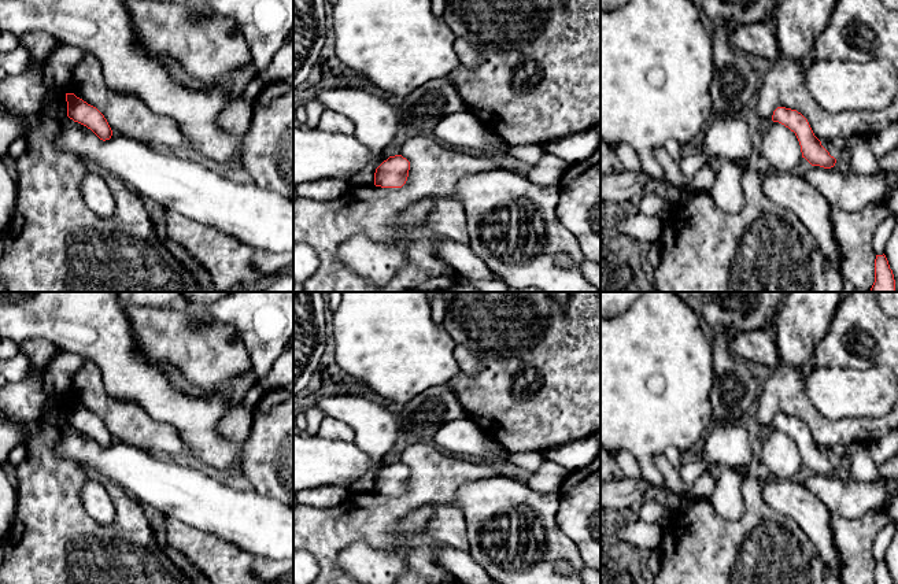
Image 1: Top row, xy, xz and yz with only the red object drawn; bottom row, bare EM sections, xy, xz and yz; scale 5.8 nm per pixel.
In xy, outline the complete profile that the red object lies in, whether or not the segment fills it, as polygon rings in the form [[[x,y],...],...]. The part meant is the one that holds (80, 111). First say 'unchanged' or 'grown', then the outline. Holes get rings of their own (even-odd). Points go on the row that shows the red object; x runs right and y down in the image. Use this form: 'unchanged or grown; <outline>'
unchanged; [[[66,93],[67,117],[90,129],[100,140],[110,140],[112,130],[104,115],[74,93]]]

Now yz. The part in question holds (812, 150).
unchanged; [[[777,107],[772,115],[773,122],[779,122],[795,133],[802,158],[812,166],[831,169],[836,159],[821,145],[821,141],[814,136],[808,119],[797,110]]]

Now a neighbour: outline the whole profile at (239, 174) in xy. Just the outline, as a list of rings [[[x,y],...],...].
[[[233,166],[225,170],[222,175],[239,184],[255,184],[250,173],[243,166]]]

